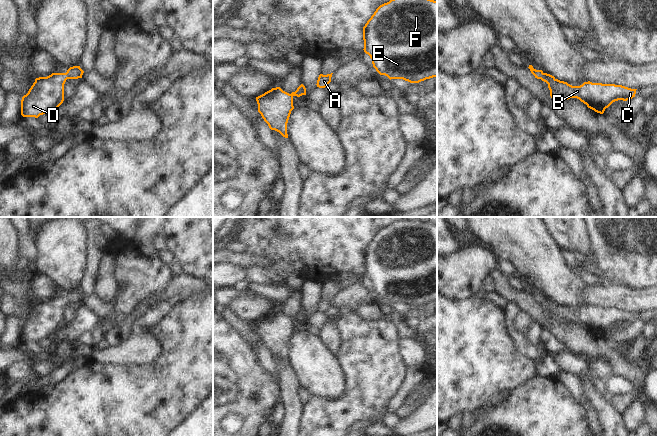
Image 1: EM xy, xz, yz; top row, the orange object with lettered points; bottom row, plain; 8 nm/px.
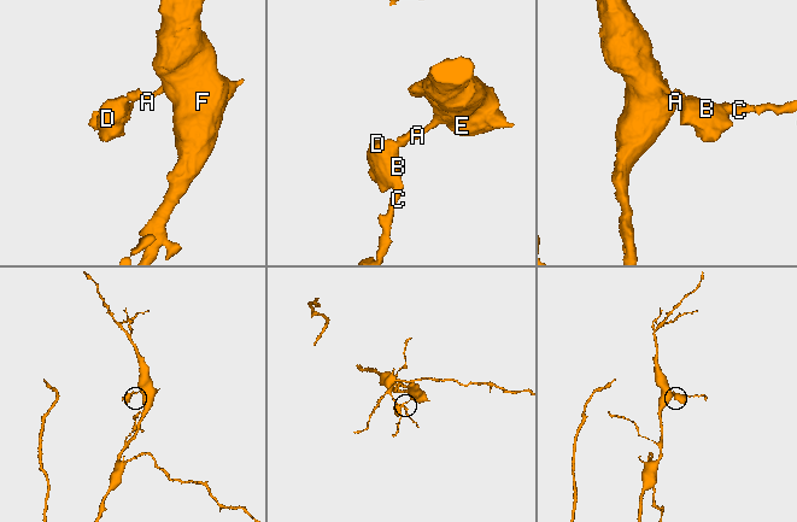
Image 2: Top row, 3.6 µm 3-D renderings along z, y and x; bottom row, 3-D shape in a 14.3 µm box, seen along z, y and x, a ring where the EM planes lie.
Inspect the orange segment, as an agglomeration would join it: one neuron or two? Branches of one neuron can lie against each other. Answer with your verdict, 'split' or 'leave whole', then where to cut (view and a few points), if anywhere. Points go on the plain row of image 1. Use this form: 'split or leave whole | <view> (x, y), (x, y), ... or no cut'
leave whole | no cut

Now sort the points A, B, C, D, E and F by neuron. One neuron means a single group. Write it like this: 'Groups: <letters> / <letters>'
Groups: A B C D E F.

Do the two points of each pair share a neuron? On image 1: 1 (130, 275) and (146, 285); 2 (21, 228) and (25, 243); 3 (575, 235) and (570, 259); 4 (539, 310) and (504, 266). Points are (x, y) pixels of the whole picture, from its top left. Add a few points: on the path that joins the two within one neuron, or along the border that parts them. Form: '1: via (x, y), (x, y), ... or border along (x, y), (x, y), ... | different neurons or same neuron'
1: via (134, 275), (142, 281) | same neuron
2: via (23, 232), (24, 239) | same neuron
3: border along (561, 248), (567, 248), (574, 253) | different neurons
4: border along (498, 268), (508, 277) | different neurons

